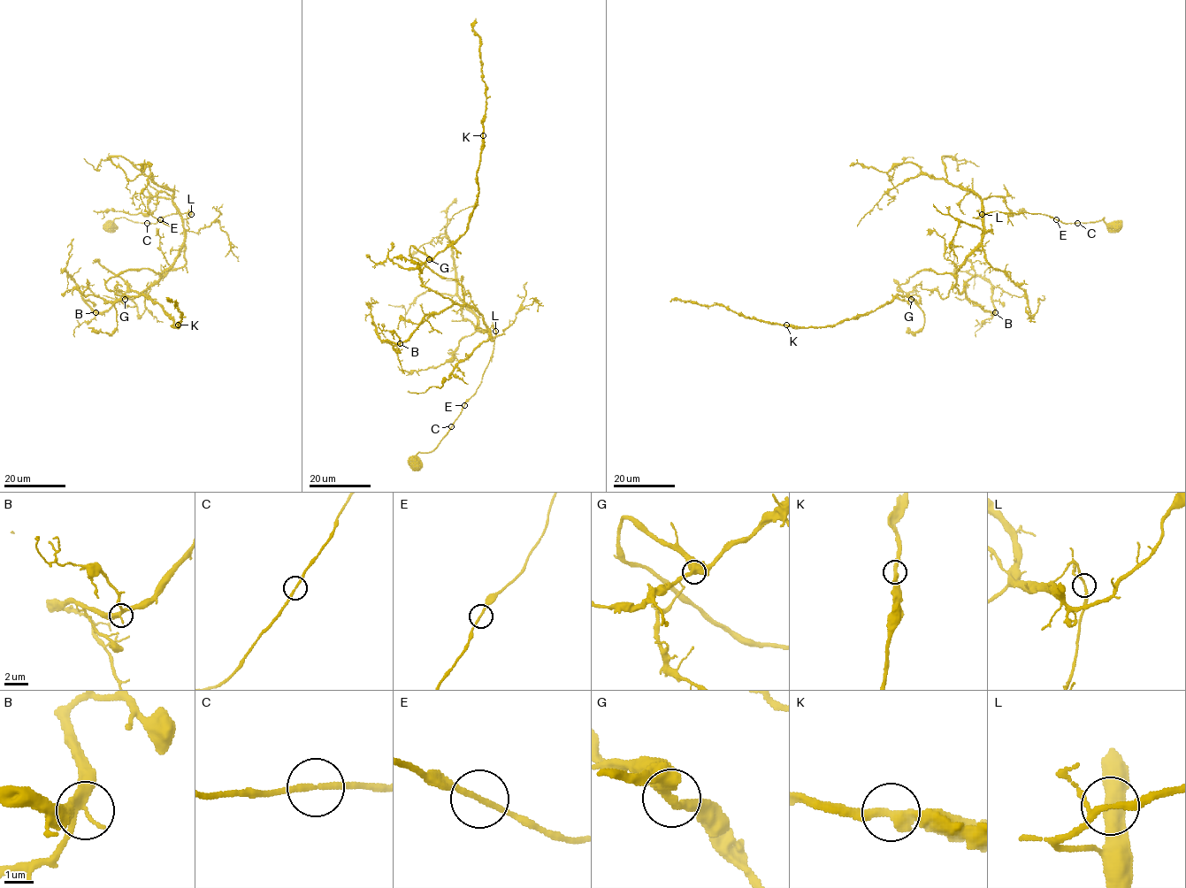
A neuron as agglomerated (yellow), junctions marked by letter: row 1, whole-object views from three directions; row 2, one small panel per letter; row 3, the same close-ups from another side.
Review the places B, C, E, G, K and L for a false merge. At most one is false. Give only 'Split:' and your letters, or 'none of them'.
Split: none of them

